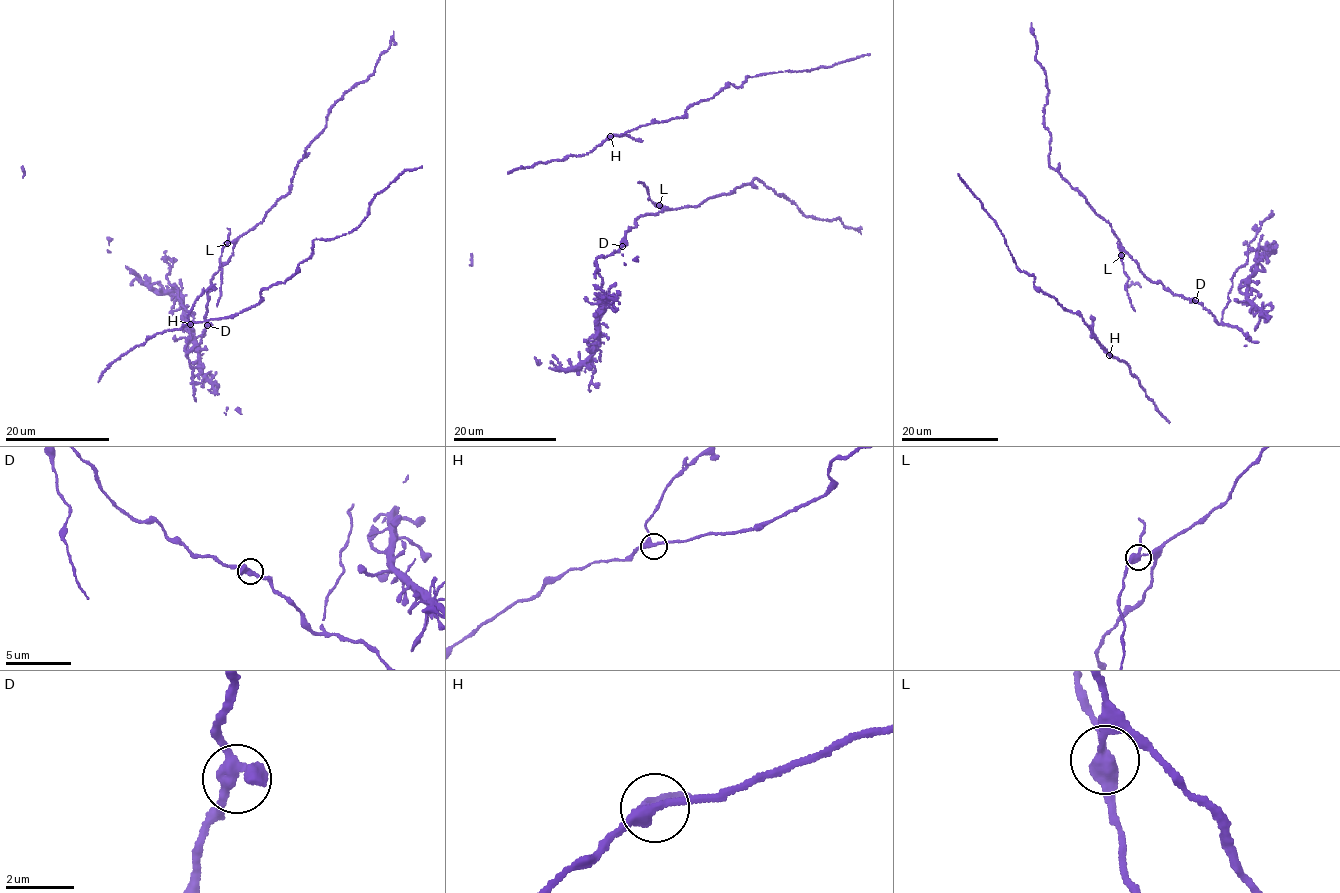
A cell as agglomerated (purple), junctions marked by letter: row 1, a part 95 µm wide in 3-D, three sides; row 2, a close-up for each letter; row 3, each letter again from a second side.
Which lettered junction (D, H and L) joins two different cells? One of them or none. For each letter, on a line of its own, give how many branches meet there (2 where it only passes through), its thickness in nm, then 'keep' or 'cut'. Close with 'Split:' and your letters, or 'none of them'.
D: 3 | 340 nm | keep
H: 3 | 280 nm | keep
L: 3 | 340 nm | cut
Split: L

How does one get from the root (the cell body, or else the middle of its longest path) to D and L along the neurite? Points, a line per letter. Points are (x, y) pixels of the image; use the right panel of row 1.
D: (1135, 261), (1151, 281), (1160, 282), (1174, 294), (1195, 300)
L: (1135, 261), (1123, 251), (1121, 255)

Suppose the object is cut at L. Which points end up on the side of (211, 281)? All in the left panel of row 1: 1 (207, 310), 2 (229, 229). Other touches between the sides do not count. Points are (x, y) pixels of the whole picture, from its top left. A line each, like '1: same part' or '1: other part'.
1: same part
2: other part

